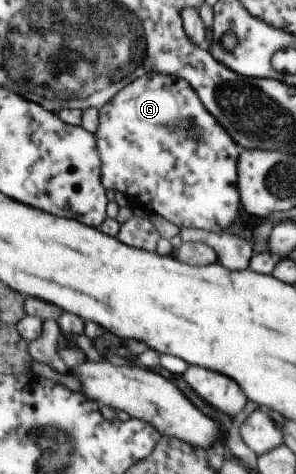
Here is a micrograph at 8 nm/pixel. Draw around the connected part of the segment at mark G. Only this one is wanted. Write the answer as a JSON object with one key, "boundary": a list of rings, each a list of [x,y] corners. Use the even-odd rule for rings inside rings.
{"boundary":[[[146,73],[140,81],[132,81],[97,109],[94,134],[102,187],[124,193],[131,206],[160,215],[178,229],[198,228],[220,233],[236,219],[240,207],[240,196],[236,191],[238,147],[184,78]]]}

